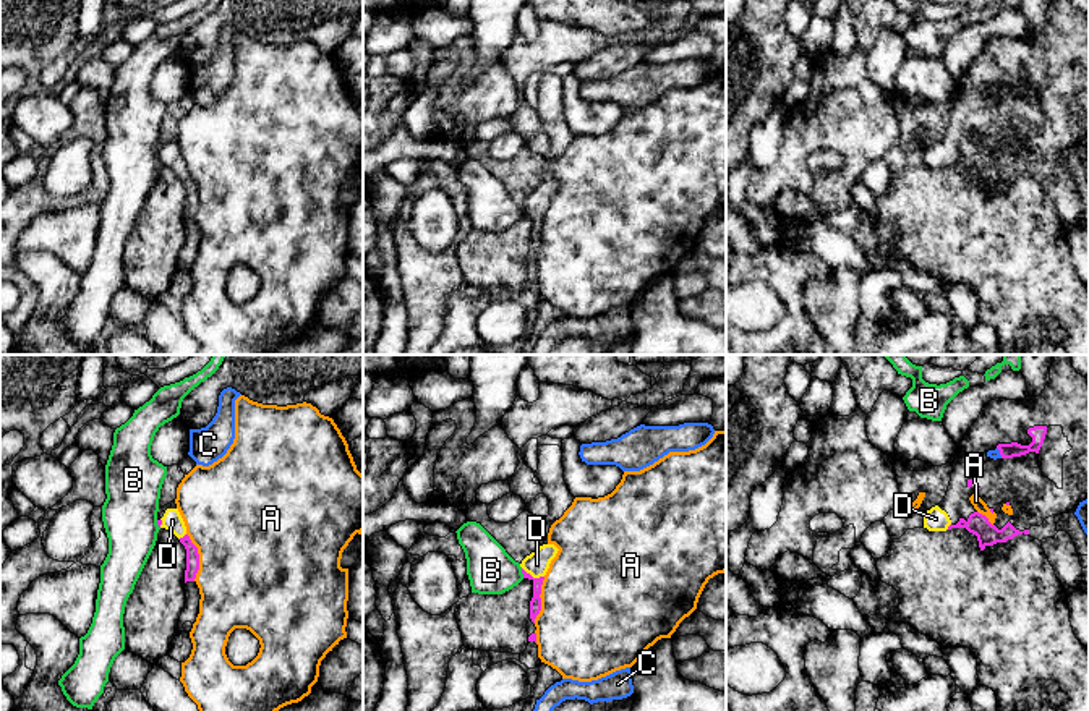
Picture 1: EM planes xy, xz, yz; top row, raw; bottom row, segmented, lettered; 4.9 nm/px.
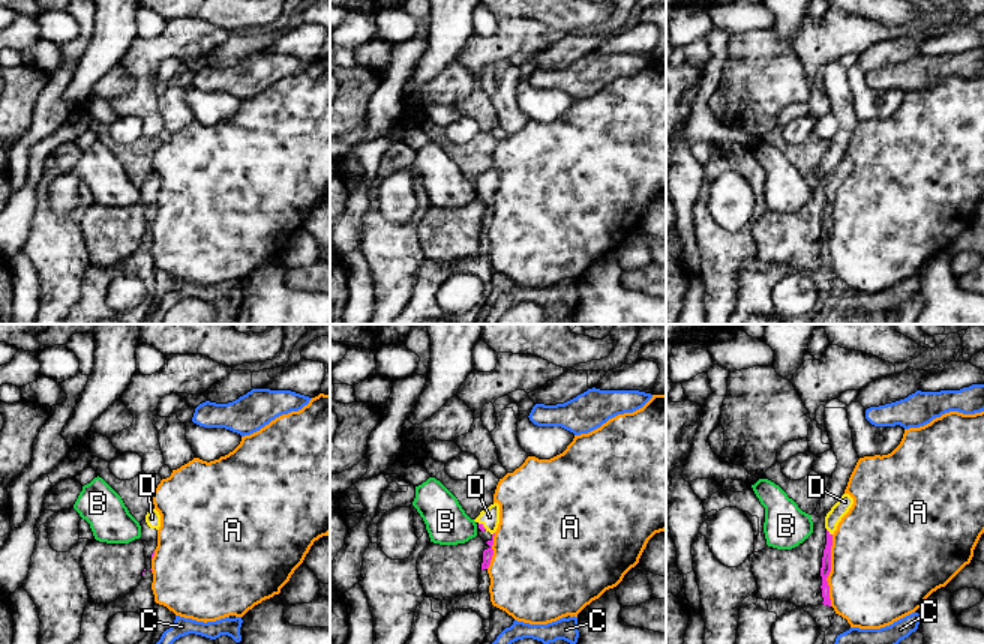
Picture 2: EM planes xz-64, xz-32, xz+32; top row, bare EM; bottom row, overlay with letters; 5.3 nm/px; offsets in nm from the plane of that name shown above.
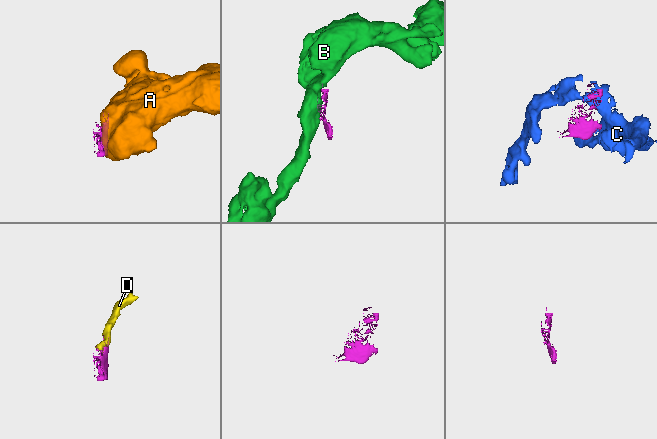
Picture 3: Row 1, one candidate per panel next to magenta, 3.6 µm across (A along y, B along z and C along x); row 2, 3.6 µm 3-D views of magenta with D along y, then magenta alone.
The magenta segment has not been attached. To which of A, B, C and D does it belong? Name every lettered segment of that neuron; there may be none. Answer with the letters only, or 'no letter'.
D

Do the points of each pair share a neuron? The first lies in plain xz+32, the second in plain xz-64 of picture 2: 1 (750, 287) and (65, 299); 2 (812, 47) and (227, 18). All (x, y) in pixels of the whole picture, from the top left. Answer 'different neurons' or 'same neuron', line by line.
1: different neurons
2: different neurons

